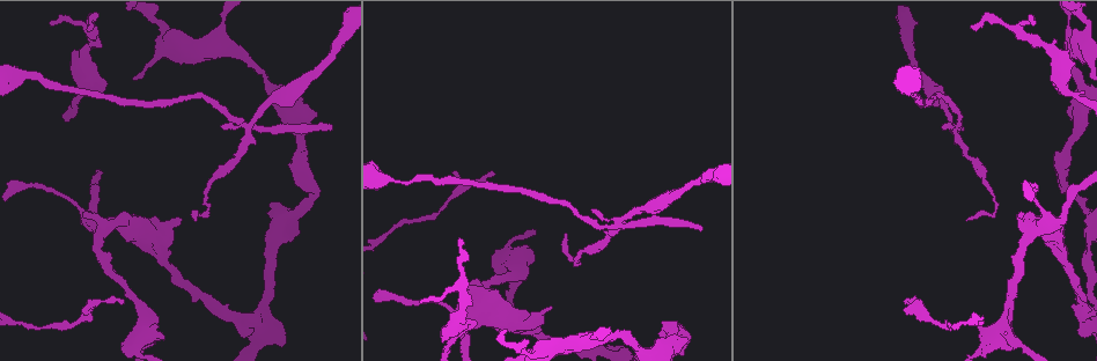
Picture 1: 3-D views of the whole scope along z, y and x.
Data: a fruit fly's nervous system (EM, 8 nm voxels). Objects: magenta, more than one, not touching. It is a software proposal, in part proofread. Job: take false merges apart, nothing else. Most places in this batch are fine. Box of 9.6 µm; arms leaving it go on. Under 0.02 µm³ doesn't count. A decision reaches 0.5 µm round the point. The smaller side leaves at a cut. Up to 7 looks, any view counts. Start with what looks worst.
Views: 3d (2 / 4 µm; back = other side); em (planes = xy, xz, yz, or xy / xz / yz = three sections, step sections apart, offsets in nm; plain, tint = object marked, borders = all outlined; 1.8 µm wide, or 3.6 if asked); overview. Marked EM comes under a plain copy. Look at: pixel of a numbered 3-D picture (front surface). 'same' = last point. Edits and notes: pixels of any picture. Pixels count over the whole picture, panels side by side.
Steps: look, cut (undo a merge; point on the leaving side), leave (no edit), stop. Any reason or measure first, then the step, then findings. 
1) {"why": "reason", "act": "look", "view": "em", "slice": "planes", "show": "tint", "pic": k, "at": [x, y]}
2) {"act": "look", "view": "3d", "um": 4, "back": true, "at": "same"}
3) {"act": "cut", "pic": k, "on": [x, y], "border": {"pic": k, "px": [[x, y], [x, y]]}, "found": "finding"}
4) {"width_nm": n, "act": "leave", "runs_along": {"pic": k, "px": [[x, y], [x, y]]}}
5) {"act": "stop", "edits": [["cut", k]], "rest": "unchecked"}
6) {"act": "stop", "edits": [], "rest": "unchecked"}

{"why": "calibre changes", "act": "look", "view": "3d", "um": 2, "pic": 1, "at": [512, 294]}

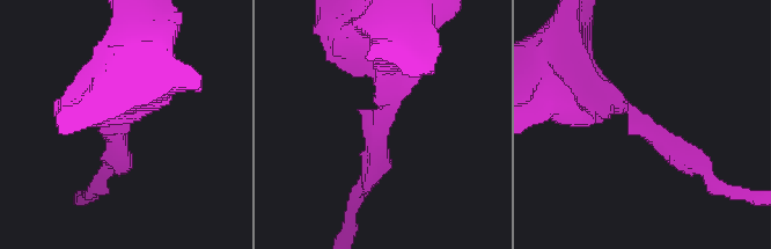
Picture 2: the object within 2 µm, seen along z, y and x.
{"why": "now the EM", "act": "look", "view": "em", "slice": "planes", "show": "tint", "pic": 2, "at": [119, 125]}

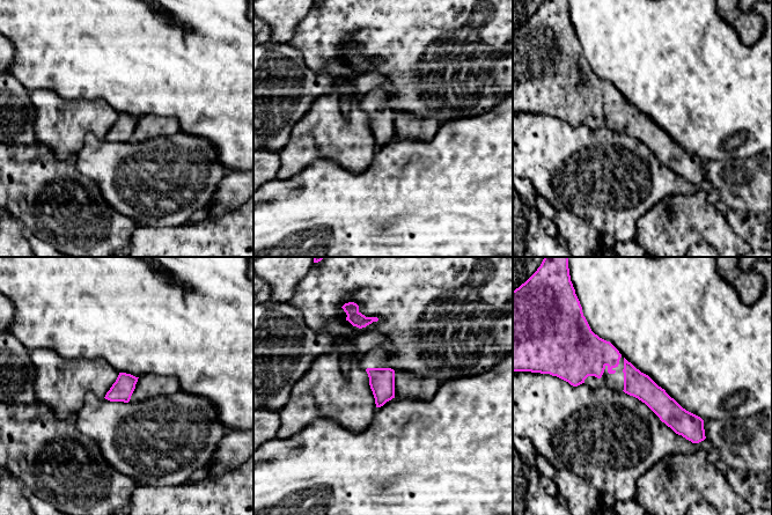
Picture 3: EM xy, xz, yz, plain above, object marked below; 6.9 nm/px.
{"act": "leave", "runs_along": {"pic": 3, "px": [[573, 381], [622, 360], [700, 424]]}, "found": "one neuron here"}

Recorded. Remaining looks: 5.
{"why": "calibre changes", "act": "look", "view": "em", "um": 3.6, "slice": "planes", "show": "tint", "pic": 1, "at": [513, 320]}

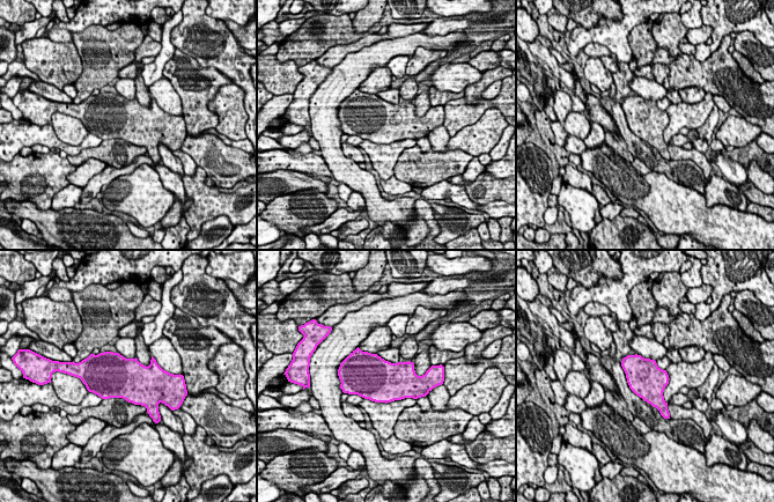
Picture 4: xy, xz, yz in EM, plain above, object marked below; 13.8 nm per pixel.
{"act": "leave", "found": "continuous, no second neuron"}

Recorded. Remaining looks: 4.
{"why": "calibre changes", "act": "look", "view": "em", "slice": "planes", "show": "tint", "pic": 1, "at": [397, 179]}

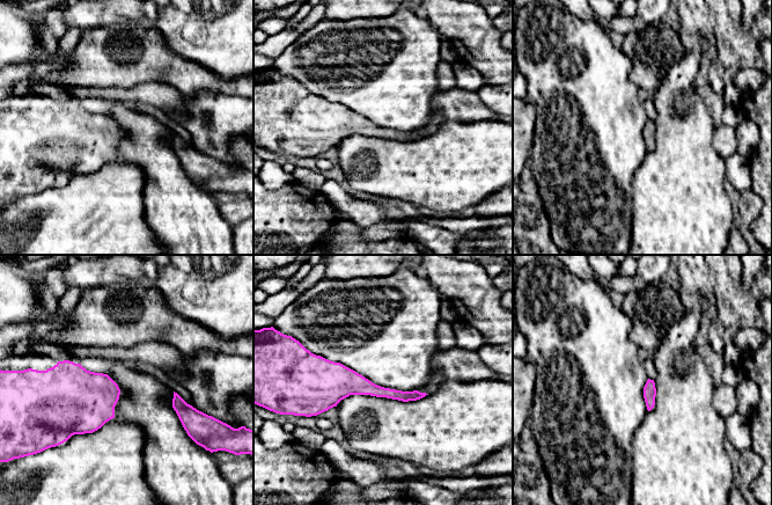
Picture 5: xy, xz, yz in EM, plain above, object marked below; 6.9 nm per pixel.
{"act": "leave", "runs_along": {"pic": 5, "px": [[318, 360], [339, 381], [419, 395]]}, "found": "continuous, no second neuron"}

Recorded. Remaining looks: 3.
{"act": "stop", "edits": [], "rest": "unchecked"}

